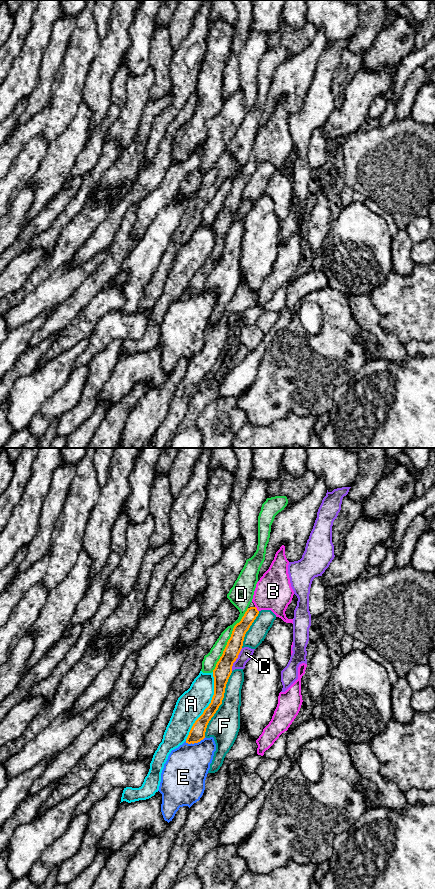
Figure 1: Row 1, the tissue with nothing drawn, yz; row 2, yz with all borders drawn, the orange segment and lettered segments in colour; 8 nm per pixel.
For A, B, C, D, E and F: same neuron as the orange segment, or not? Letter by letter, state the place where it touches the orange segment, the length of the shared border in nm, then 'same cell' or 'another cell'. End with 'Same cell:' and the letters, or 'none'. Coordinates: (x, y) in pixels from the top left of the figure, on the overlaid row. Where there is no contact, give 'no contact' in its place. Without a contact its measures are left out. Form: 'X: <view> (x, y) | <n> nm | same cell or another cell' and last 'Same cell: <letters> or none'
A: yz (208, 706) | 600 nm | another cell
B: yz (256, 609) | 50 nm | same cell
C: yz (236, 658) | 200 nm | another cell
D: yz (228, 640) | 600 nm | another cell
E: yz (195, 742) | 170 nm | another cell
F: yz (221, 703) | 550 nm | another cell
Same cell: B

